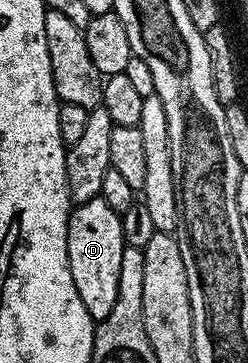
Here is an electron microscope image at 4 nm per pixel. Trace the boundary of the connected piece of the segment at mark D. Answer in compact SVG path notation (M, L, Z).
M98 196L72 207L67 228L71 280L75 280L79 300L83 300L83 308L87 308L94 323L103 321L110 314L115 296L119 296L119 267L125 248L121 216L111 208L111 204Z

